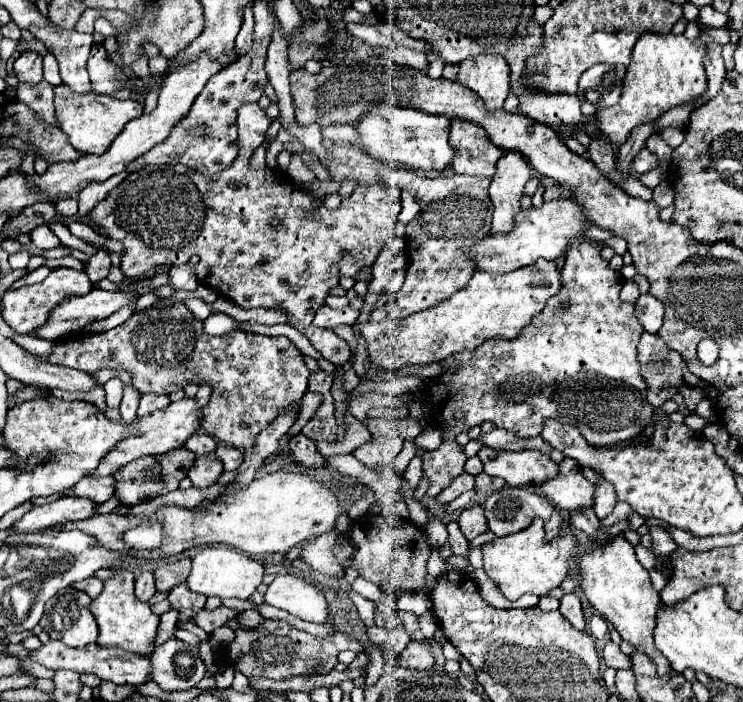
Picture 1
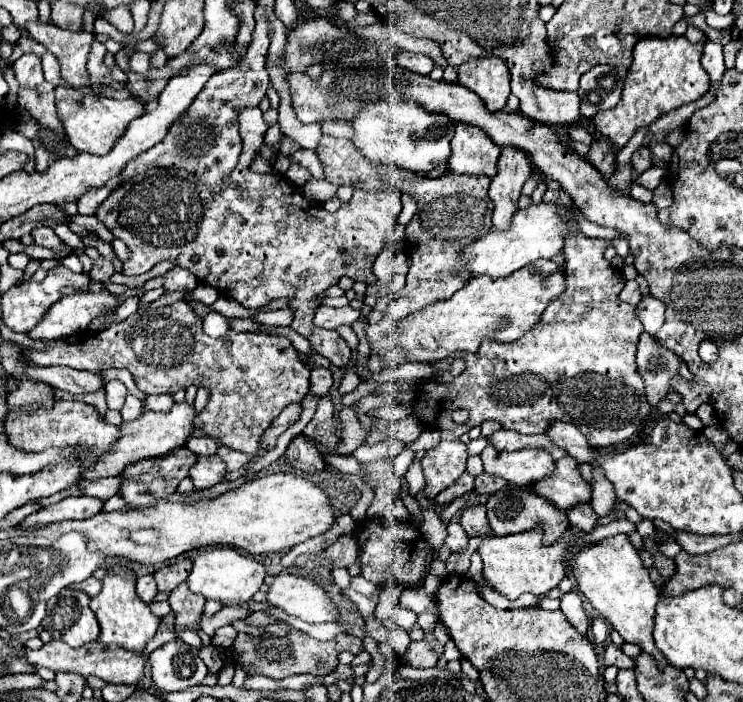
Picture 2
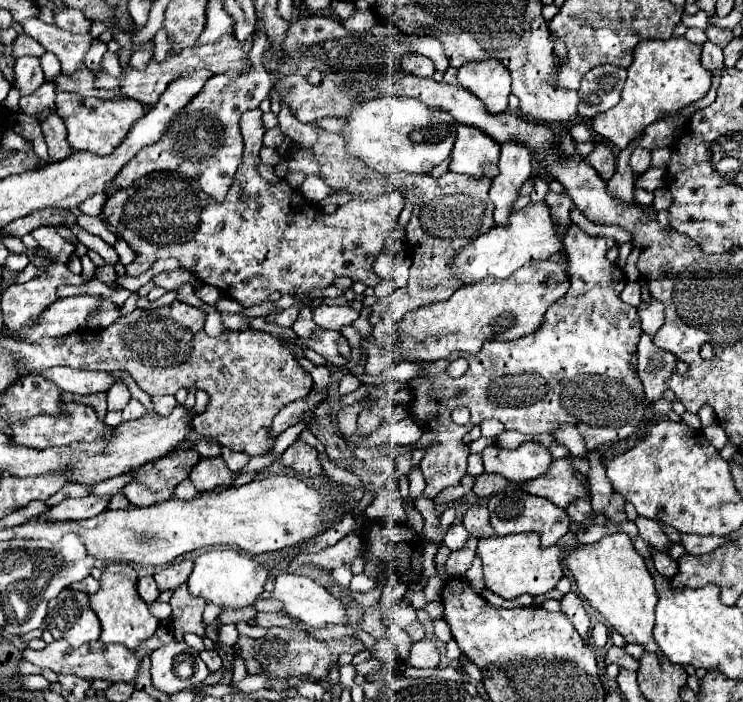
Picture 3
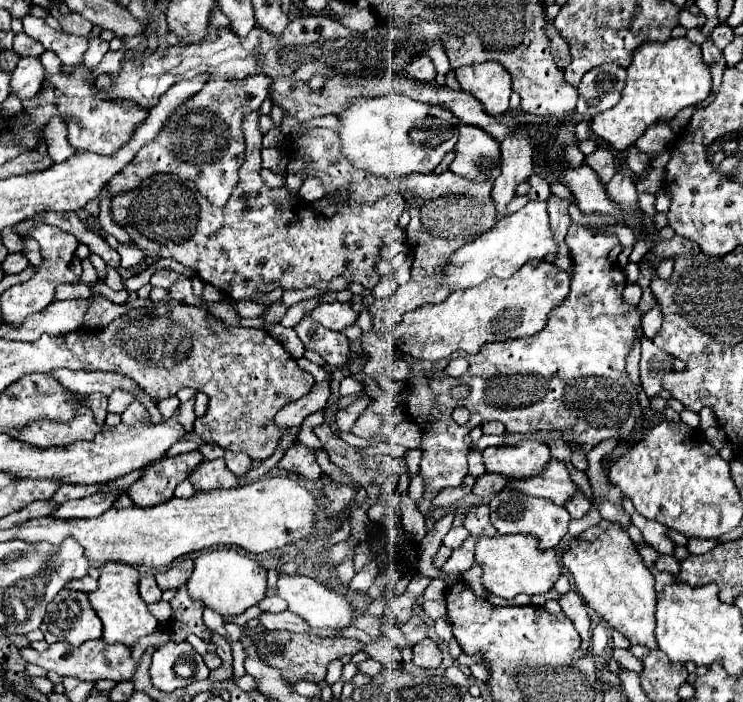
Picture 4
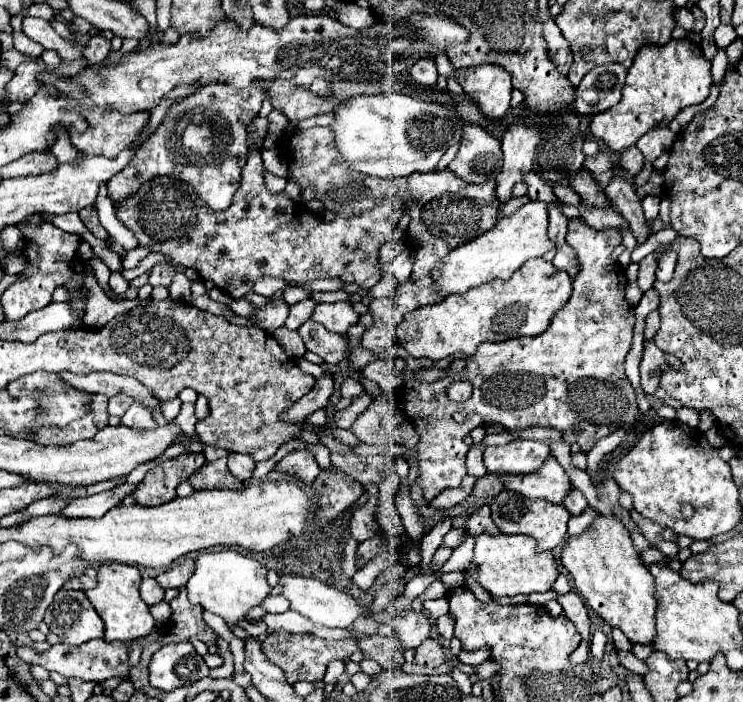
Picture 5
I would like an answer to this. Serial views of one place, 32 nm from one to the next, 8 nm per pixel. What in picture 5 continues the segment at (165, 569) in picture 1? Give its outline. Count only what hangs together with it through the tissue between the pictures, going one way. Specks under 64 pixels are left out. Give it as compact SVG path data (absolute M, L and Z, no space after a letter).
M182 560L178 564L174 564L172 568L164 570L162 574L156 576L156 582L162 586L162 588L184 588L186 582L190 580L190 576L194 574L194 560Z

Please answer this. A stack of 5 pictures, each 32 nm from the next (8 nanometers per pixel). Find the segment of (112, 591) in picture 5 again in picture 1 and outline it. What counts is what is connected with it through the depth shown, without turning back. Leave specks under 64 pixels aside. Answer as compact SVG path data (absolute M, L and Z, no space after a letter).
M116 568L116 574L104 580L104 590L90 602L90 610L98 622L100 646L118 646L134 654L150 654L148 646L156 638L160 618L150 610L148 602L140 602L134 596L134 574L124 568Z

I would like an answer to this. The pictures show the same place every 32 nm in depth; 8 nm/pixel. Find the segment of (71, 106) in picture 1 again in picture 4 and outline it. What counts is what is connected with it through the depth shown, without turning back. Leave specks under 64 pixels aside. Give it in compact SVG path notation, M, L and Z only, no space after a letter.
M58 96L58 100L60 100L60 112L64 112L64 116L70 116L68 140L78 152L94 152L94 154L102 154L102 156L114 156L132 138L134 130L148 116L148 110L142 110L136 106L98 102L94 98Z

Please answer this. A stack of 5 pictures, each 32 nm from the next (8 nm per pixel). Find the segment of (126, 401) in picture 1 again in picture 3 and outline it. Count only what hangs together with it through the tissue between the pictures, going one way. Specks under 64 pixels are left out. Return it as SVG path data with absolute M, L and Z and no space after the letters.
M132 398L132 400L128 402L128 406L122 410L122 420L124 420L124 422L138 420L138 418L142 418L144 414L146 414L146 408L144 408L136 398Z

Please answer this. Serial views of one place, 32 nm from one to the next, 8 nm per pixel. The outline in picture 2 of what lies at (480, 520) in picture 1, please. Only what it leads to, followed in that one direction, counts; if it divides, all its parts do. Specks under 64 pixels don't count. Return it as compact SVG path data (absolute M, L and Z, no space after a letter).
M468 506L460 518L462 528L468 532L468 536L490 536L492 528L486 518L486 506Z

